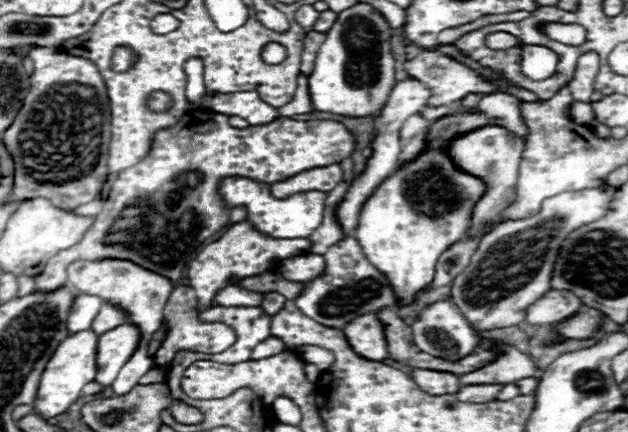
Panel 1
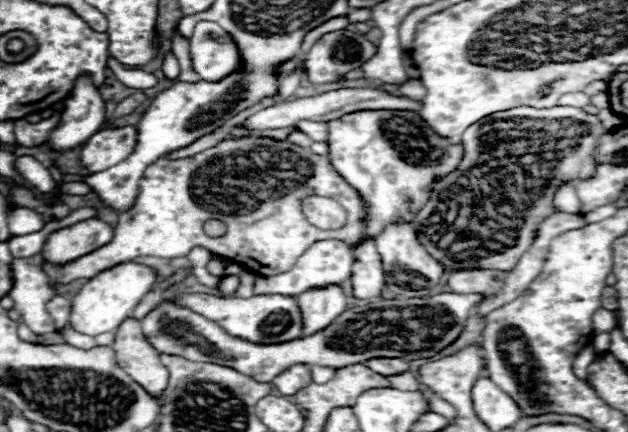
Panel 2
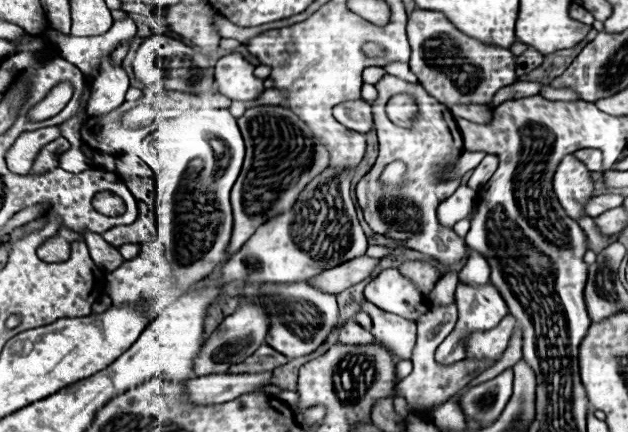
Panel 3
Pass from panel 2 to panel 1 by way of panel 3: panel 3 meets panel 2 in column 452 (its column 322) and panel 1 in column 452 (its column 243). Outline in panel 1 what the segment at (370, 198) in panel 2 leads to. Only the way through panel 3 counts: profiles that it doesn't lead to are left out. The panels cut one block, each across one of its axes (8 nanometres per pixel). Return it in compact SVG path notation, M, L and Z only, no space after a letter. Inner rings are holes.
M494 92L492 96L484 96L476 108L480 110L480 114L444 116L438 122L430 124L430 128L428 128L428 132L430 132L428 134L428 150L418 160L404 166L402 170L396 170L388 180L384 180L384 184L380 184L380 188L372 194L372 200L368 200L368 204L364 204L364 208L360 212L360 220L358 220L354 238L358 240L364 254L368 256L368 262L388 278L400 306L412 304L416 300L416 296L420 296L424 290L430 288L434 274L436 274L438 258L442 256L444 250L448 250L452 244L456 244L458 240L464 238L466 228L470 224L472 208L474 208L476 200L484 194L484 184L480 180L458 172L452 166L452 162L446 158L446 154L444 154L446 142L460 132L468 132L472 128L492 124L492 122L506 126L508 130L512 130L518 136L528 134L528 128L520 116L520 100L516 96L506 94L506 92Z

